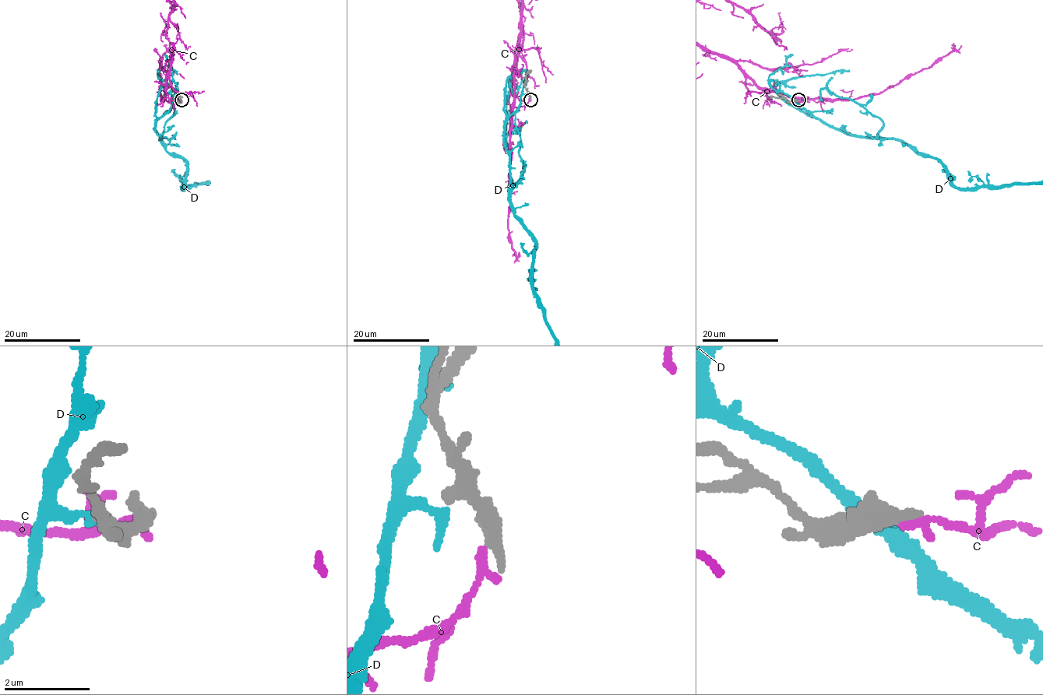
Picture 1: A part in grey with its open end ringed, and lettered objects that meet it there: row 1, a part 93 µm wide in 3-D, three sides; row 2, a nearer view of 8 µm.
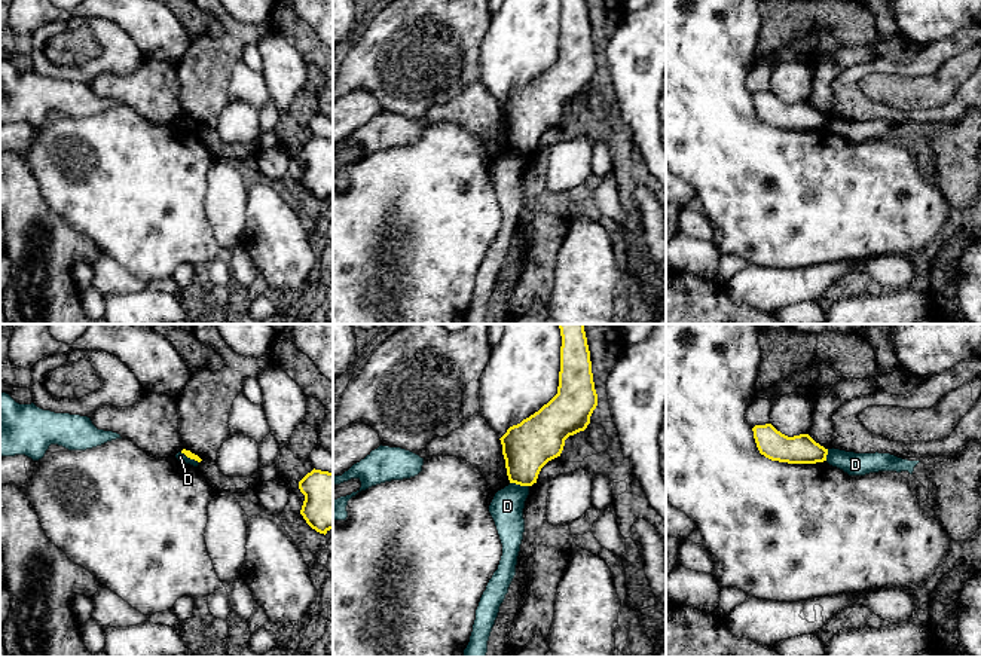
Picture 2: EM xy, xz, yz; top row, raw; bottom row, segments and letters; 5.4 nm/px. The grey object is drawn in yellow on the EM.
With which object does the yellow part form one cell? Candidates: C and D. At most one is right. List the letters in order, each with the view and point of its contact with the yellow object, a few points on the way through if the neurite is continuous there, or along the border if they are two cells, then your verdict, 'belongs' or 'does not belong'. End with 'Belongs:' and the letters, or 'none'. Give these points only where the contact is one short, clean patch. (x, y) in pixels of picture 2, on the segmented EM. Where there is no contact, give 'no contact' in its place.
C: no contact; does not belong
D: contact xz (519, 483); border xz (510, 482), (528, 486); does not belong
Belongs: none

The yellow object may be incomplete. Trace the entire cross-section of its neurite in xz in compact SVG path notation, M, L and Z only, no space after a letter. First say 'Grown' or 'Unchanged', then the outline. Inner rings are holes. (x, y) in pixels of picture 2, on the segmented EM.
Unchanged. M559 324L557 394L499 438L510 483L532 486L541 468L560 456L565 440L590 424L598 406L584 324Z

